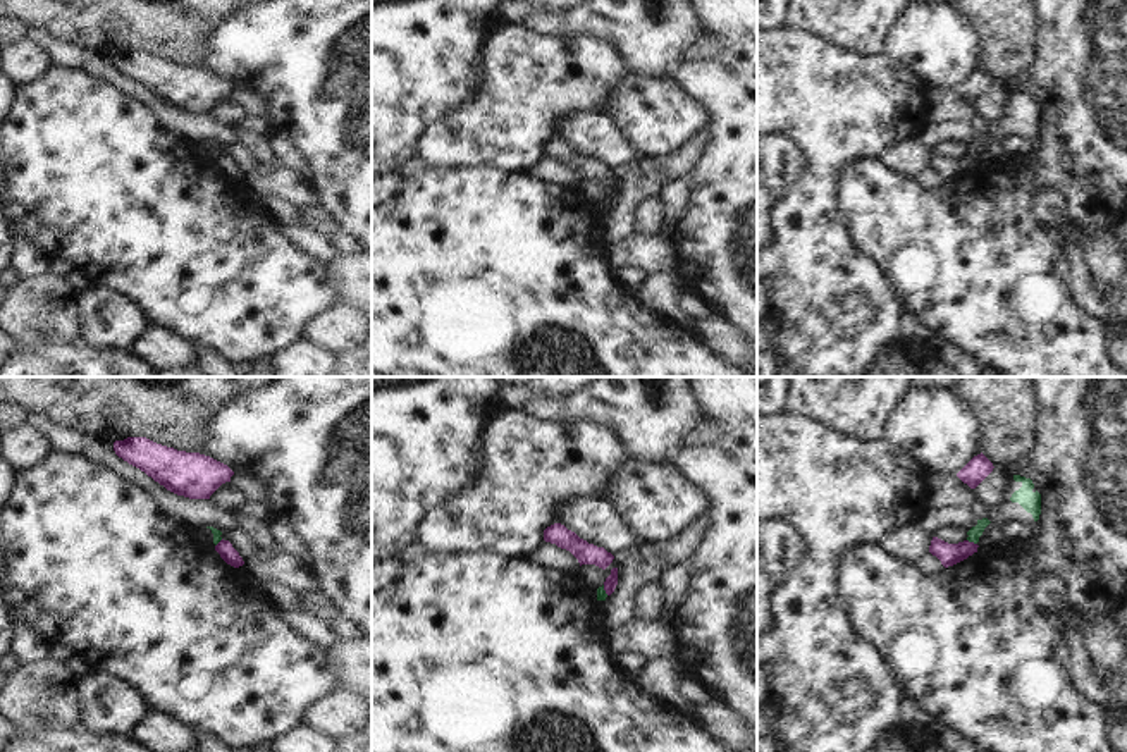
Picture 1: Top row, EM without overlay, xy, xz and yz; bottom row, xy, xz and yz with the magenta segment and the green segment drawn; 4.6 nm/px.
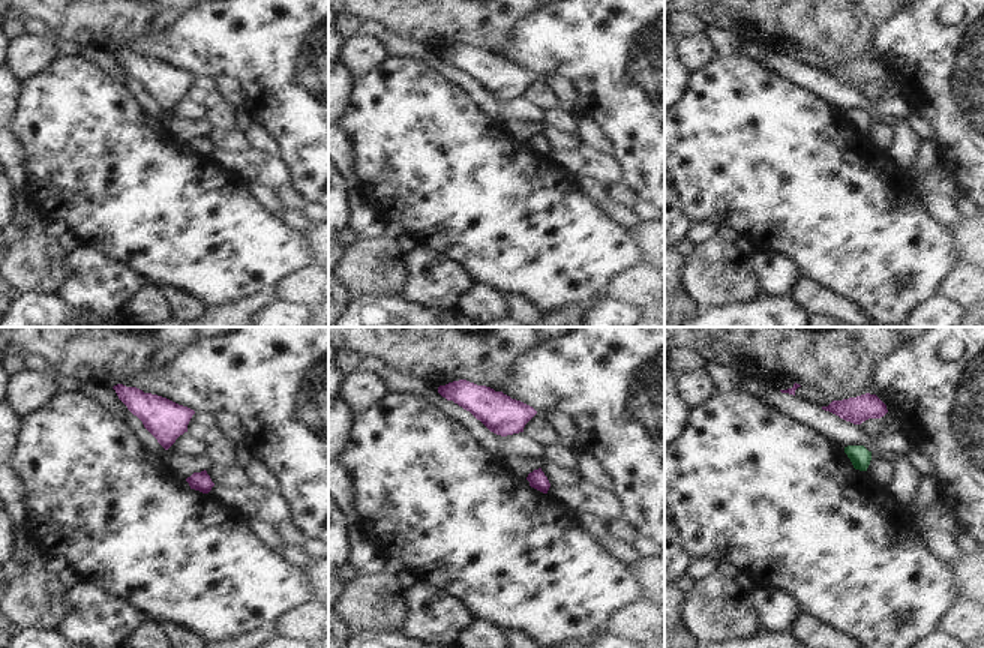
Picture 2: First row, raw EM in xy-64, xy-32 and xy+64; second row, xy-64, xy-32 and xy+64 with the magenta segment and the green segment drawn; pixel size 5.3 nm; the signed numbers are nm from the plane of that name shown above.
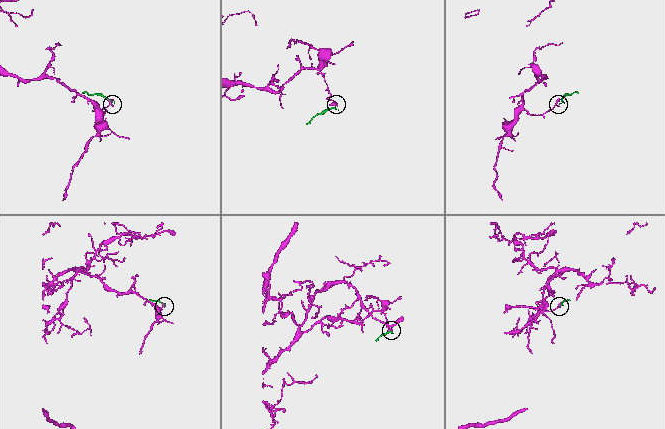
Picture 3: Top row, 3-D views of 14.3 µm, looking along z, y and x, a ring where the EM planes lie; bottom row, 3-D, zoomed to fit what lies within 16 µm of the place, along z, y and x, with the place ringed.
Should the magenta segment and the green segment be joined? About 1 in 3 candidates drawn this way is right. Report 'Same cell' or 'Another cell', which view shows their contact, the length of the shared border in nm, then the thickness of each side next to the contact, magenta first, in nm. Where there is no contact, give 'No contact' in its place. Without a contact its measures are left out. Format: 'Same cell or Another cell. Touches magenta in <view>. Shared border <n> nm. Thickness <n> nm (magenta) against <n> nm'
Another cell. Touches magenta in yz. Shared border 50 nm. Thickness 100 nm (magenta) against 60 nm.

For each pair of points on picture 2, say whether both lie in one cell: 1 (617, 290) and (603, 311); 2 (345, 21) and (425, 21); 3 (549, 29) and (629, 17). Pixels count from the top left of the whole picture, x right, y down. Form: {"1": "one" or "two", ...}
{"1": "two", "2": "two", "3": "one"}

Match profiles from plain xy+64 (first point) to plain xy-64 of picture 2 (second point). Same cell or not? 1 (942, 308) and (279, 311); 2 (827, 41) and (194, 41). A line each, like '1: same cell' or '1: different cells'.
1: same cell
2: different cells

